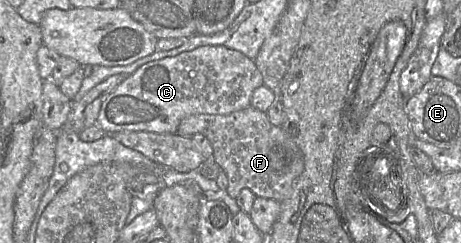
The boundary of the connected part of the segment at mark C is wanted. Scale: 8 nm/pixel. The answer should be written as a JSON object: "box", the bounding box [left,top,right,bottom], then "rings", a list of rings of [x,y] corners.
{"box":[95,45,263,134],"rings":[[[222,45],[200,46],[142,65],[123,80],[102,102],[95,125],[106,134],[122,131],[176,133],[180,122],[191,115],[227,115],[251,106],[255,89],[263,85],[262,75],[255,61],[240,51]]]}

